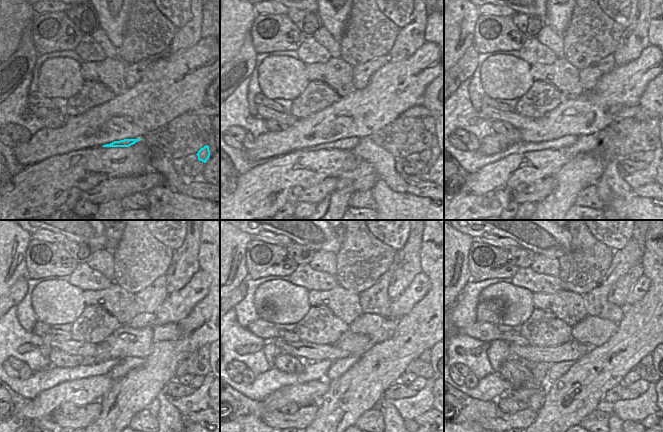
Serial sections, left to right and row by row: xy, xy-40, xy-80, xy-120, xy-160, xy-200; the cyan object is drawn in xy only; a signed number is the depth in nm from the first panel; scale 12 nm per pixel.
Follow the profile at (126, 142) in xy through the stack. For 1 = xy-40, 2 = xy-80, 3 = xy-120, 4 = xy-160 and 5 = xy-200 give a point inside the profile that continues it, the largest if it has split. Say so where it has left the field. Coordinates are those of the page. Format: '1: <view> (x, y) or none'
1: xy-40 (350, 143)
2: xy-80 (565, 141)
3: xy-120 (85, 370)
4: xy-160 (317, 370)
5: xy-200 (541, 372)

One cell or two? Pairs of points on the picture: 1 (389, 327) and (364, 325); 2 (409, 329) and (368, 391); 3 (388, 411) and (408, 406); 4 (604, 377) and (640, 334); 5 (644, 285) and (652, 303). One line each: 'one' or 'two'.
1: one
2: one
3: two
4: one
5: two

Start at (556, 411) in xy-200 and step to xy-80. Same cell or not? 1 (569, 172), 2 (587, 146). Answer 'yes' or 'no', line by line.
1: yes
2: no

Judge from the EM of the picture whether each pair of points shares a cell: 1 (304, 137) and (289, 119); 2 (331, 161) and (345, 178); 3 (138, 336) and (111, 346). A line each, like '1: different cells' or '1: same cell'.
1: different cells
2: different cells
3: same cell

